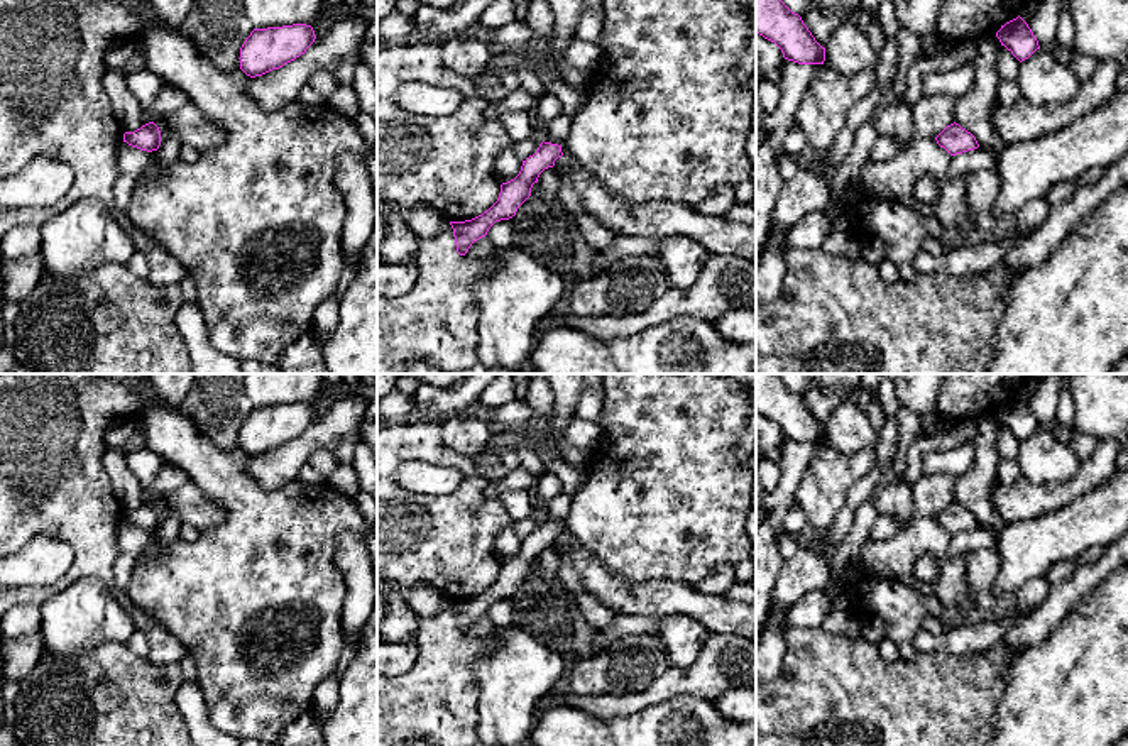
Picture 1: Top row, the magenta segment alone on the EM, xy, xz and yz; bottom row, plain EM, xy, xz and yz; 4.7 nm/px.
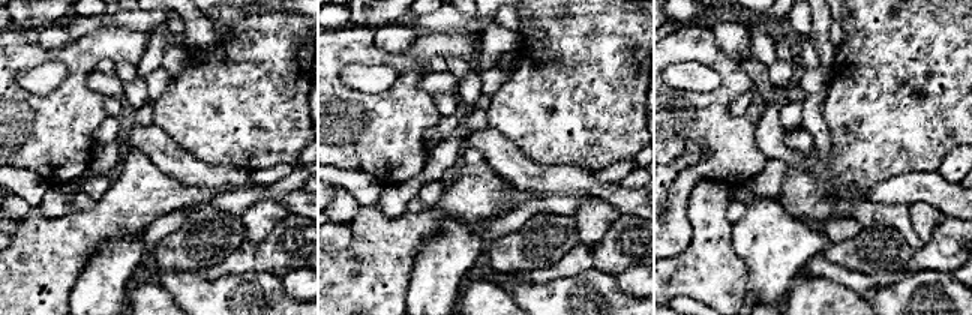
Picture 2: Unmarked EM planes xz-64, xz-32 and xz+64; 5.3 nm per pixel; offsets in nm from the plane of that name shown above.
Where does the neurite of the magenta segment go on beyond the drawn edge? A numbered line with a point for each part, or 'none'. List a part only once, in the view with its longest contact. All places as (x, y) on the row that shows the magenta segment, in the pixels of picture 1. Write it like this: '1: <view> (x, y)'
none

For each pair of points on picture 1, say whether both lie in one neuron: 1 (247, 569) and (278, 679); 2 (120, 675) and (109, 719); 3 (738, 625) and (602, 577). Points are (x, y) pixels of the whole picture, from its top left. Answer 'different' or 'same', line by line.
1: same
2: same
3: same

